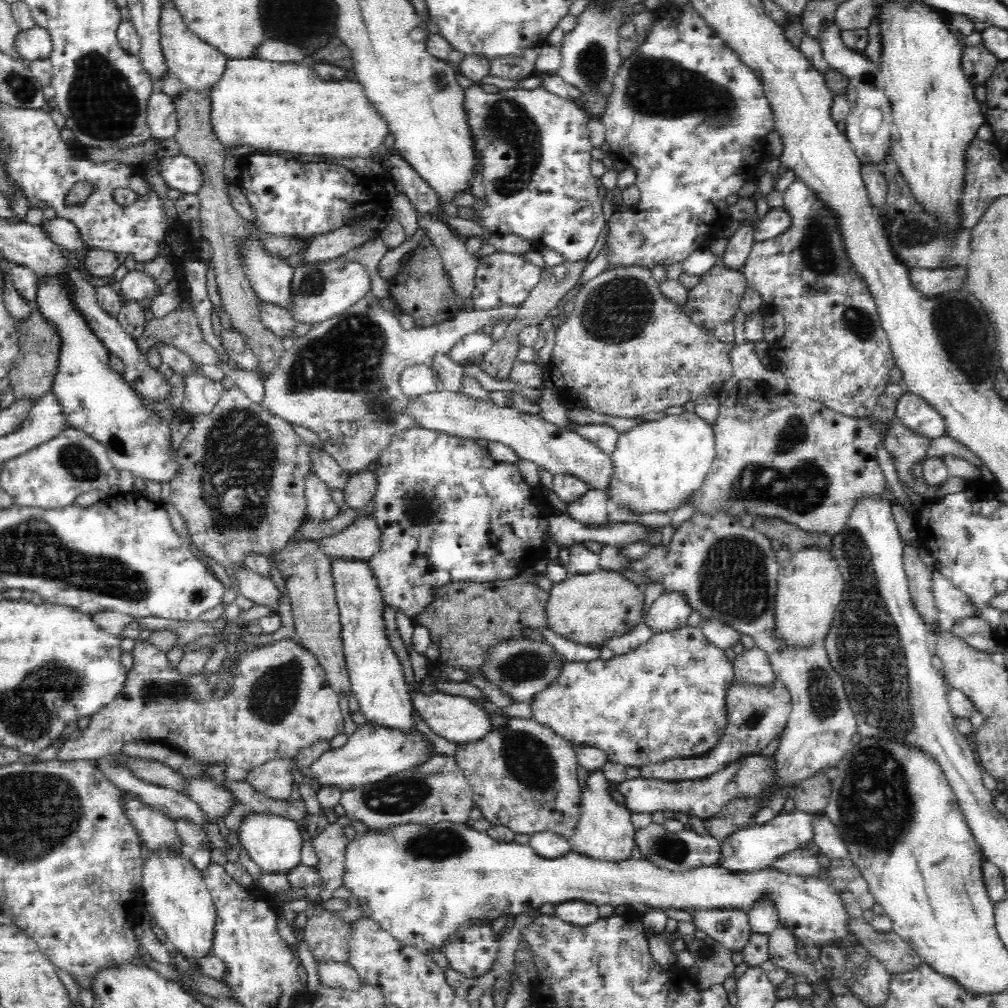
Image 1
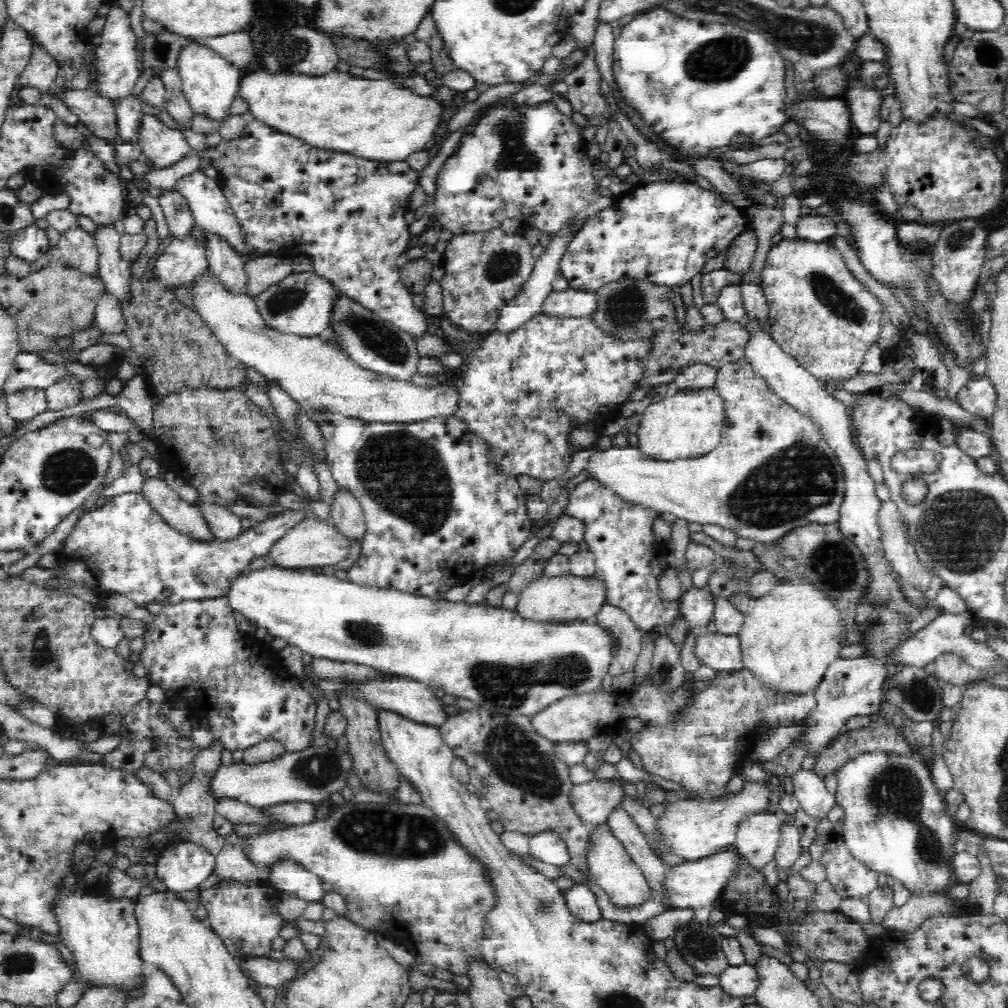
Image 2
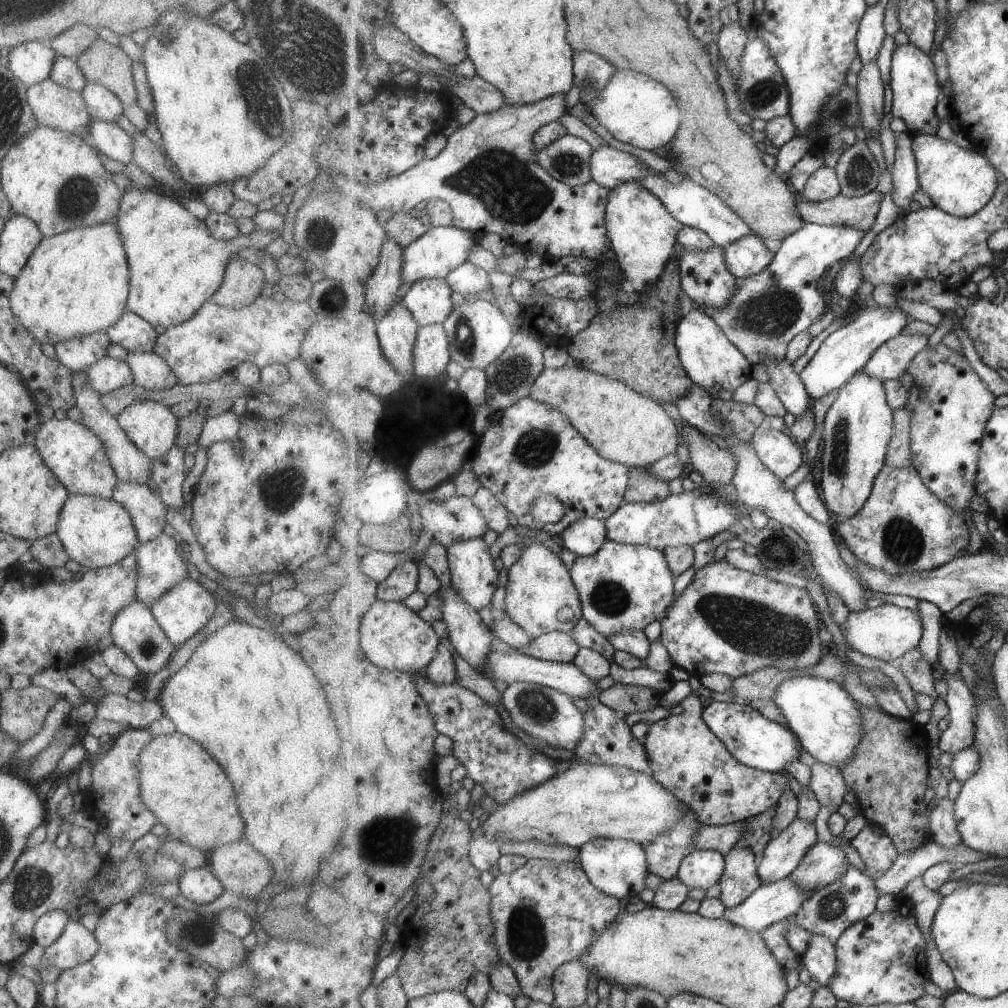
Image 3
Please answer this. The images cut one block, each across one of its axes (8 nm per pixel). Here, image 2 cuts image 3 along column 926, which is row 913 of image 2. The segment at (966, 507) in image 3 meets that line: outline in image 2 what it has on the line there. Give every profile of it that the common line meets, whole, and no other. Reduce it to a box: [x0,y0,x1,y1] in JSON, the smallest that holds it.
[237,802,493,978]

